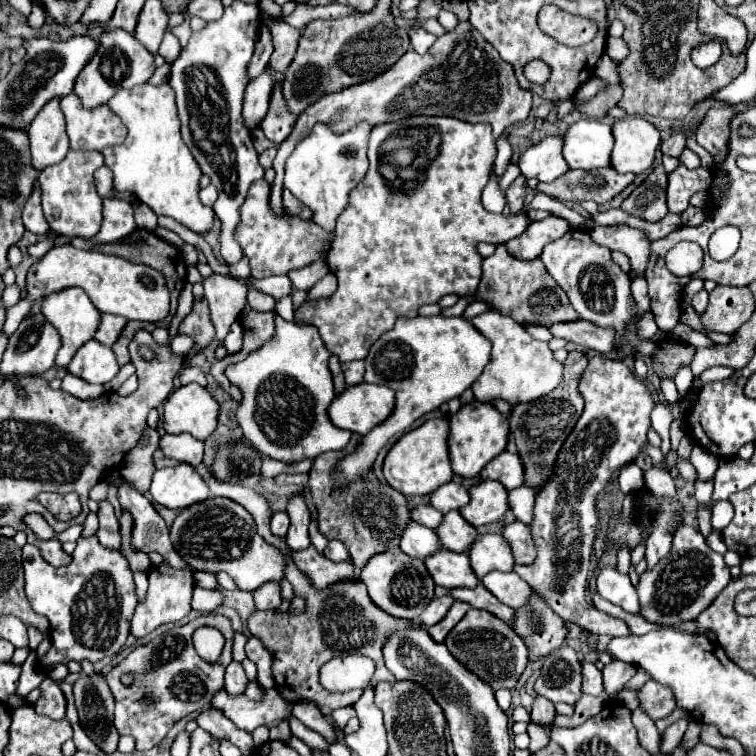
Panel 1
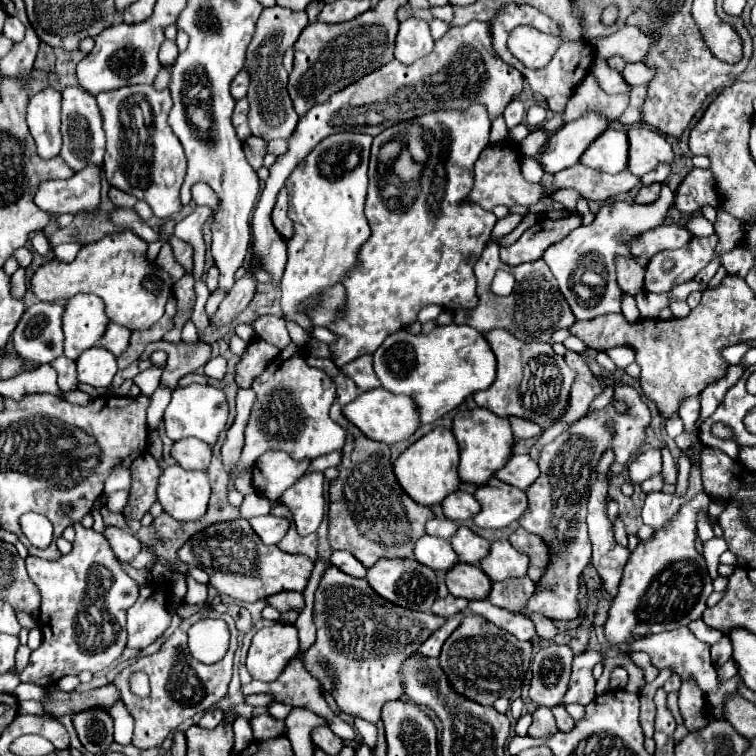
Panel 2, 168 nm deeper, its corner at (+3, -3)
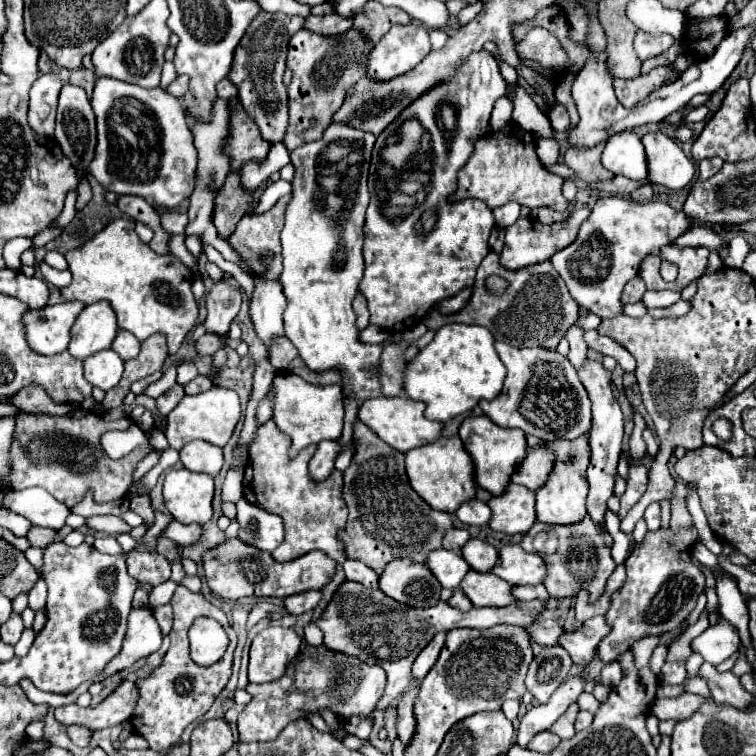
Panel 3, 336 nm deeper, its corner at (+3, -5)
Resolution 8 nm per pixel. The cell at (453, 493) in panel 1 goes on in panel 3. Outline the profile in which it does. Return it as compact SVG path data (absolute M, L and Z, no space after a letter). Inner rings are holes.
M469 500L461 504L455 516L467 526L485 526L491 520L491 508L481 500Z

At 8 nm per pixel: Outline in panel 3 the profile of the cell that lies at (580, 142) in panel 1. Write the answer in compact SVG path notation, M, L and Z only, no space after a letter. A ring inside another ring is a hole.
M633 130L613 134L607 140L601 162L613 174L621 174L629 180L645 182L647 176L647 158L641 138Z

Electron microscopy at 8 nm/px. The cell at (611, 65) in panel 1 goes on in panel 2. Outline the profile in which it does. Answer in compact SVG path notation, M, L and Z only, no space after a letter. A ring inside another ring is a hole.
M635 62L635 64L625 64L621 76L631 88L635 88L635 86L645 86L653 78L653 72L645 64Z

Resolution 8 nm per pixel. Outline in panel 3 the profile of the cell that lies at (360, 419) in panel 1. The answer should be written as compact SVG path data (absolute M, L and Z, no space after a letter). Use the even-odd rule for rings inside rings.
M379 396L379 398L371 398L365 400L359 408L359 420L363 420L365 424L369 424L373 428L373 432L385 440L389 446L401 450L401 452L409 452L417 446L435 442L441 438L441 430L443 430L443 422L433 422L425 418L425 402L415 402L409 396L397 396L397 398L387 398L387 396Z

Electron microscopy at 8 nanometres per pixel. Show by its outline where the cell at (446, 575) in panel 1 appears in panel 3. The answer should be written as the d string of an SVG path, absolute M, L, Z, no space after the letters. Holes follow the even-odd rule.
M469 572L461 586L459 586L473 606L511 606L517 604L517 598L513 598L513 586L495 574L479 574Z

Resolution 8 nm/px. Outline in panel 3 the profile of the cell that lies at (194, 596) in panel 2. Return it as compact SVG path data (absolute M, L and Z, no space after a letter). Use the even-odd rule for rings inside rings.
M177 586L173 598L171 598L171 606L173 606L173 630L169 634L171 638L171 648L163 658L163 664L147 678L147 680L139 680L139 702L133 710L131 716L131 724L133 730L137 734L141 734L147 742L149 748L155 752L165 752L169 750L173 744L179 742L183 730L195 722L197 718L201 718L211 704L215 702L215 698L223 692L223 688L229 682L231 676L231 664L233 664L233 652L237 646L237 636L235 630L231 628L225 612L221 608L217 608L215 604L211 604L209 600L205 600L203 594L195 594L191 590L187 590L185 586ZM199 616L207 616L207 618L219 618L219 622L223 624L227 636L229 636L229 648L223 654L223 658L211 666L197 666L191 656L189 656L189 628L193 624L195 618Z

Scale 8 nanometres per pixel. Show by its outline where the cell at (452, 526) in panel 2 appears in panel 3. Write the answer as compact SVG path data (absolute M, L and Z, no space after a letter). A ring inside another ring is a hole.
M453 528L453 530L449 530L449 532L445 534L445 538L443 538L443 548L445 548L445 550L459 552L469 538L471 538L471 536L469 536L469 532L467 532L465 528Z

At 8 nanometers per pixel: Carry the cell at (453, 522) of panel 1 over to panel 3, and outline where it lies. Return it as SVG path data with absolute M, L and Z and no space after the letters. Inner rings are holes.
M471 538L461 550L461 554L475 572L483 572L483 574L491 572L493 566L497 566L499 562L499 550L479 538Z

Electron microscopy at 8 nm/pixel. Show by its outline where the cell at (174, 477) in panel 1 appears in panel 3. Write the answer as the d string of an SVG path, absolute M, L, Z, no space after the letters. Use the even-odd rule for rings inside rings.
M185 468L171 470L163 486L165 506L181 524L205 524L213 518L213 478Z

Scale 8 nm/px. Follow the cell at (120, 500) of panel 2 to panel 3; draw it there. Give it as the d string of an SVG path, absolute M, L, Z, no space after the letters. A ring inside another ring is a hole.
M93 516L85 520L85 526L105 536L117 536L121 532L130 533L132 530L132 527L123 522L119 516Z

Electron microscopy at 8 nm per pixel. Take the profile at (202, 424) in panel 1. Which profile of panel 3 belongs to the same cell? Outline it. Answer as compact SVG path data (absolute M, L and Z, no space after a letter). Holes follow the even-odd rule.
M213 386L207 392L201 392L197 396L183 396L183 400L177 404L177 408L167 416L167 430L165 436L171 444L171 448L181 450L185 444L193 440L205 440L215 446L225 446L229 438L233 436L233 430L239 422L241 406L239 396L235 390Z

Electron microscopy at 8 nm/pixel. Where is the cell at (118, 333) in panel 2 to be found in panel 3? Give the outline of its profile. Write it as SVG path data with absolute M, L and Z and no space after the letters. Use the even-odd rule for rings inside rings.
M119 330L111 350L115 350L123 360L131 360L131 358L137 358L137 354L141 352L141 342L131 332Z

